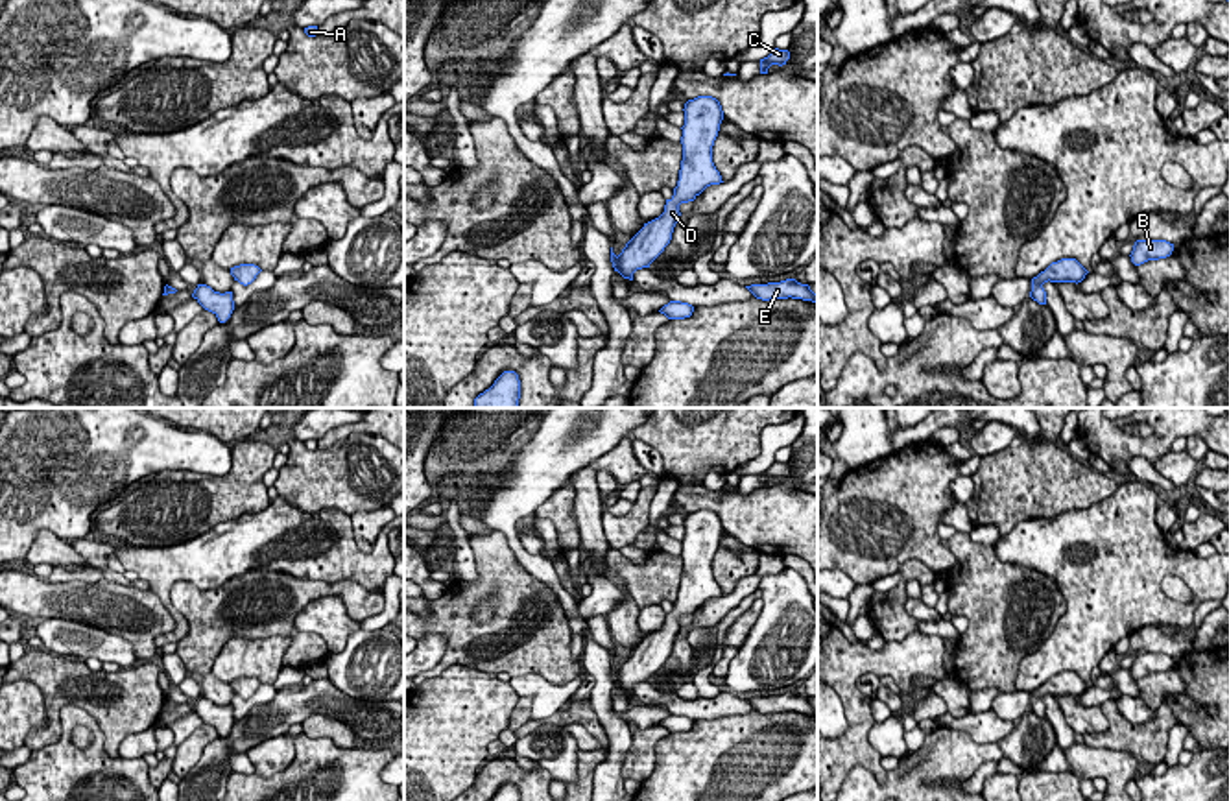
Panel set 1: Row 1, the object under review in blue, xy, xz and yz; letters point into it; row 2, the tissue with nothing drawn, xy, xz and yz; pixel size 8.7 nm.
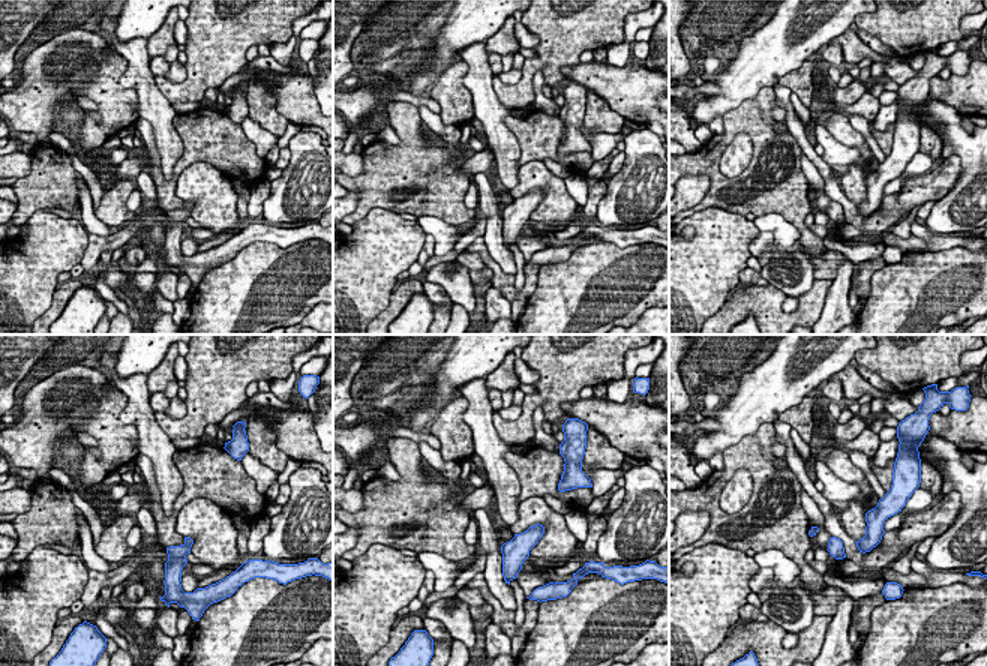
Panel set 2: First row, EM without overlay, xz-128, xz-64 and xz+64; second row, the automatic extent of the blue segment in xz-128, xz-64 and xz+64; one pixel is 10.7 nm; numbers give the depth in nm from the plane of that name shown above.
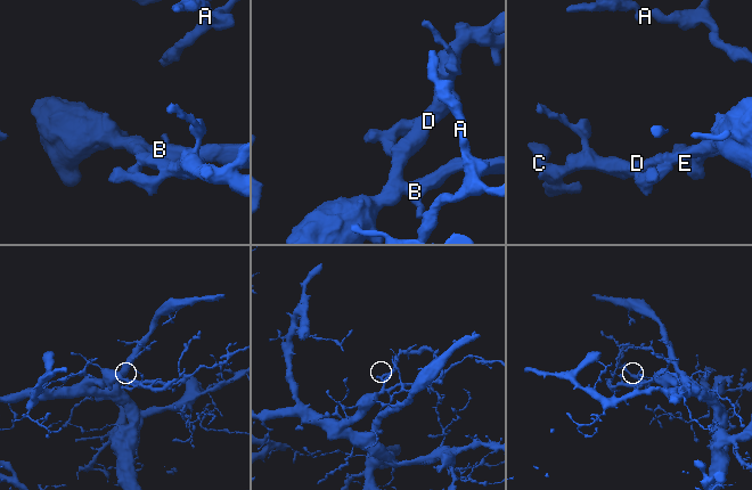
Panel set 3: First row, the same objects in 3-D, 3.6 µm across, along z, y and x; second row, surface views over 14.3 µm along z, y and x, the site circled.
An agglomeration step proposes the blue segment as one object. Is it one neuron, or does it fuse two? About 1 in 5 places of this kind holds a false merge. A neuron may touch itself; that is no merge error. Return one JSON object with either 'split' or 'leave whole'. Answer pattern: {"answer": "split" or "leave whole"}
{"answer": "leave whole"}

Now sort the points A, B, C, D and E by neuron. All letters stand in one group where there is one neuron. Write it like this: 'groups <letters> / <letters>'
groups A B C D E

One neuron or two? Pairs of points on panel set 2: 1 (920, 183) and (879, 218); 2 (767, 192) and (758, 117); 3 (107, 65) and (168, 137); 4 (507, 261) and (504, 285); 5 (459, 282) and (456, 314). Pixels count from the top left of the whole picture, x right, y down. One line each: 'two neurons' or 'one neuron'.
1: one neuron
2: one neuron
3: two neurons
4: two neurons
5: two neurons

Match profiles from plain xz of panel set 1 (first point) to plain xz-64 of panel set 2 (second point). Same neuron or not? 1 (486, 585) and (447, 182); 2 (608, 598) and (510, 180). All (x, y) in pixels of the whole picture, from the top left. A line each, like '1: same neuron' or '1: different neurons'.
1: same neuron
2: different neurons

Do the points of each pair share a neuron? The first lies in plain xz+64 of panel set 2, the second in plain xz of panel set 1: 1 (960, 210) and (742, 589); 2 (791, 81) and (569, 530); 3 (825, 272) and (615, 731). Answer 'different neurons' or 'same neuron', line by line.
1: different neurons
2: same neuron
3: different neurons

